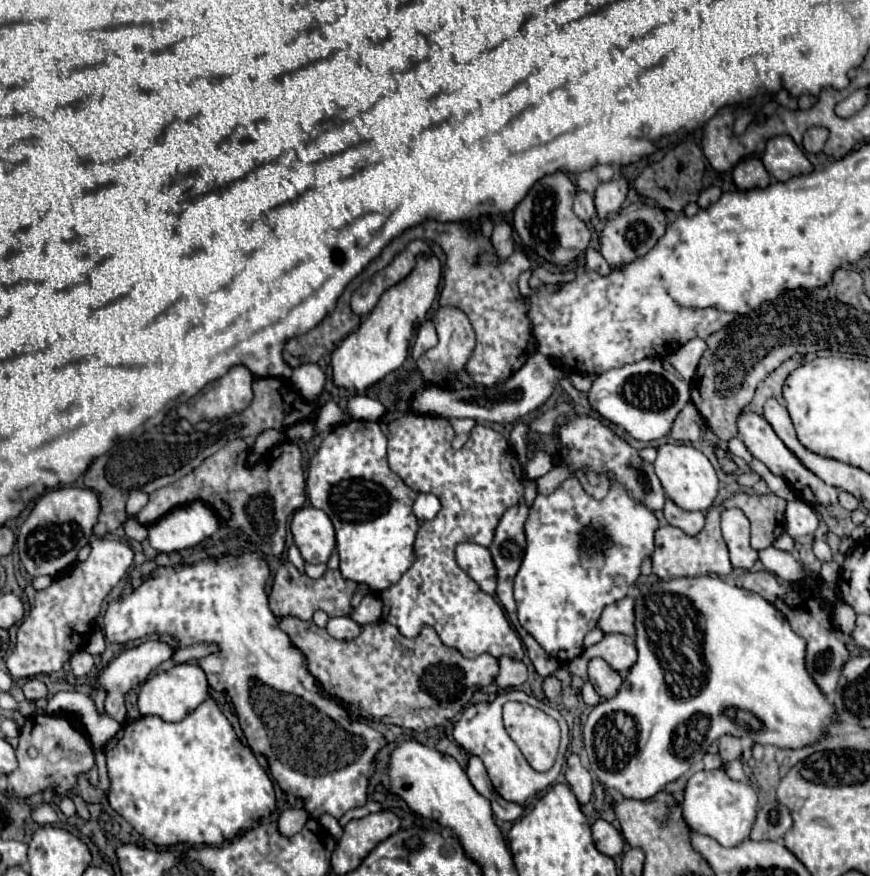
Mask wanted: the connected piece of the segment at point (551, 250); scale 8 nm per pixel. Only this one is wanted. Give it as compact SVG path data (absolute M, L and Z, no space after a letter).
M558 170L554 174L542 176L514 210L512 226L522 238L522 244L536 250L544 260L552 264L568 264L576 260L580 250L586 250L590 242L590 230L586 222L582 222L572 210L574 196L576 186L570 182L566 172Z

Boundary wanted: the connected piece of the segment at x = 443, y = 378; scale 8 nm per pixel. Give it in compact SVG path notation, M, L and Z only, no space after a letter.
M438 308L436 314L434 314L434 322L436 322L436 330L438 330L438 346L424 352L416 364L420 368L420 372L424 374L424 378L430 382L430 384L438 384L438 386L448 386L450 380L456 376L454 372L460 372L464 370L472 350L474 350L474 344L476 344L476 338L474 338L474 330L472 330L472 324L468 320L468 316L458 310L458 308Z

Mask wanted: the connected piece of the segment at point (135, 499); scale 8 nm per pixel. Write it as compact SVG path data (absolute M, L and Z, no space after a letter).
M130 492L130 498L128 498L128 504L126 504L126 512L130 516L136 516L138 510L148 502L148 494L142 494L142 492Z

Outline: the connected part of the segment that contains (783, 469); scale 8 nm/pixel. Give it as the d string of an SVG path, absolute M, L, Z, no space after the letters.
M742 410L742 412L738 414L736 426L738 426L738 434L742 436L746 448L750 450L750 454L752 454L754 458L762 460L762 462L770 468L772 474L784 478L784 480L792 486L792 490L796 492L798 498L804 498L804 500L806 500L808 504L812 504L812 506L816 506L816 504L826 506L826 504L834 504L834 502L838 500L838 488L826 486L818 476L814 476L814 474L784 446L784 442L776 436L776 432L772 430L772 426L770 426L762 416L758 416L758 414L750 412L750 410Z

